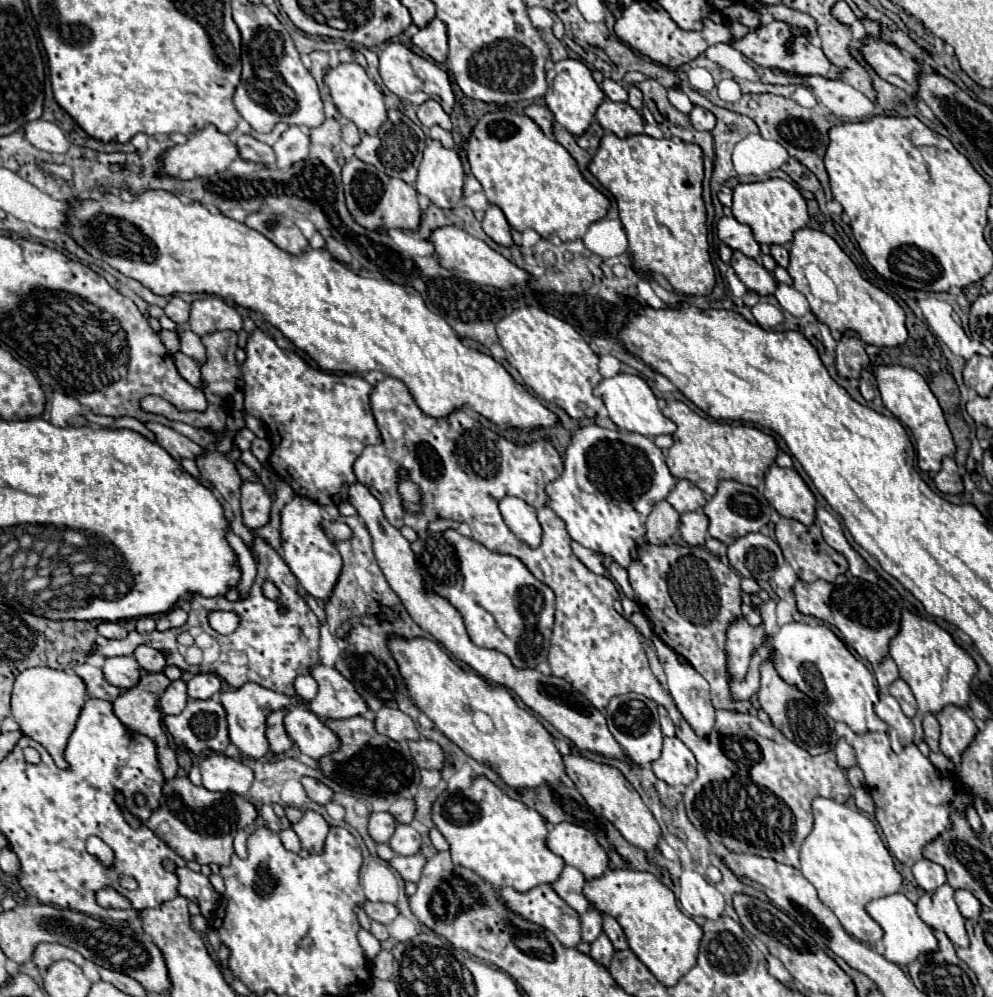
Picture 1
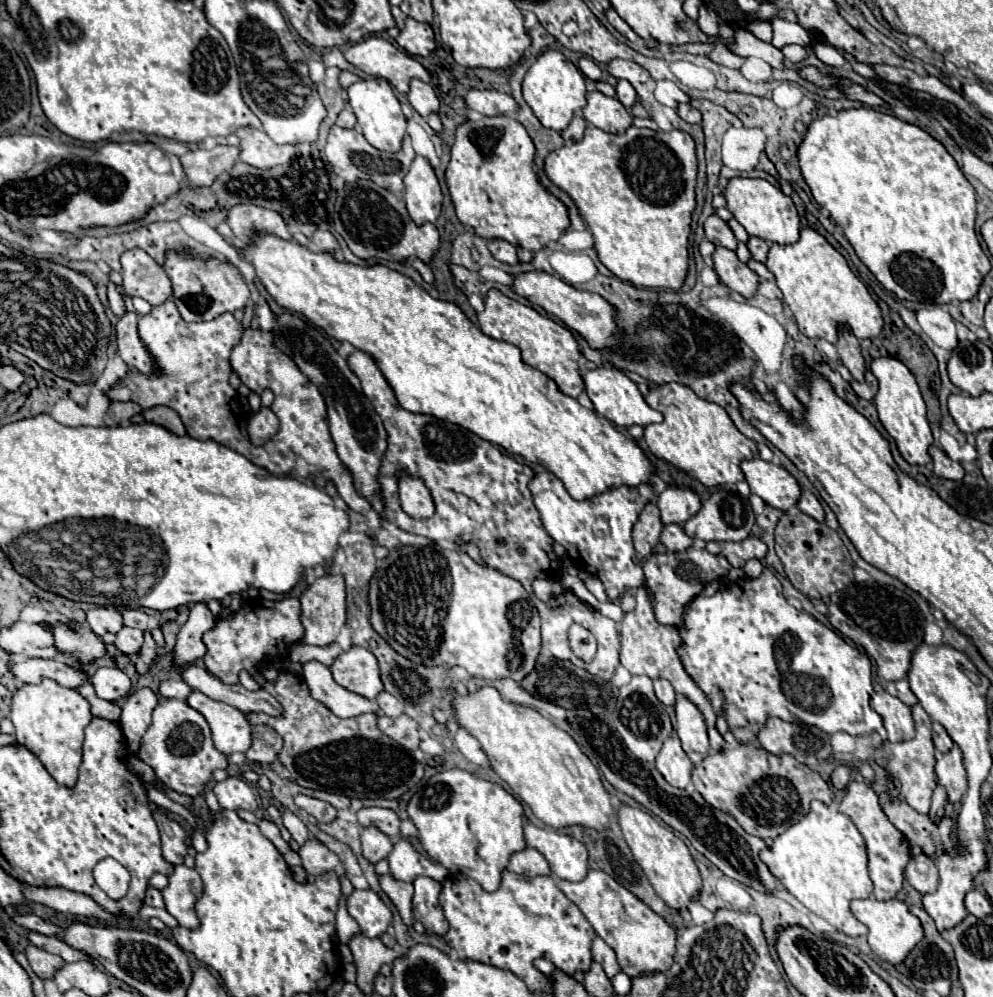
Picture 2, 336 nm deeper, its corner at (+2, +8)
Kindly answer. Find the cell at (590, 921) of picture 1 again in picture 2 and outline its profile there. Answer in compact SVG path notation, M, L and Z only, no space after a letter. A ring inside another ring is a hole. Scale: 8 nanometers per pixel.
M594 936L594 940L592 940L592 958L598 964L602 964L602 968L604 968L608 978L612 978L616 972L620 972L620 966L616 962L614 950L600 936Z

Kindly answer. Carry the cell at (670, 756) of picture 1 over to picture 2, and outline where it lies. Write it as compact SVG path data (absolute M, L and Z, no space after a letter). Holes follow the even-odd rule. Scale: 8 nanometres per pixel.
M670 736L664 742L660 754L656 756L656 768L666 778L668 784L672 784L676 788L686 788L688 786L692 762L686 756L686 752L682 750L680 738Z

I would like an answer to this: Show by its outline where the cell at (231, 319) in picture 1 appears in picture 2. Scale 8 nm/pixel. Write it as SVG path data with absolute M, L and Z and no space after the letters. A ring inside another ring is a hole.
M168 252L166 264L164 264L164 270L174 286L172 302L178 306L178 310L186 322L212 320L224 312L234 312L234 310L240 310L246 306L246 302L250 298L250 290L234 266L222 264L218 260L204 262L204 260L190 258L186 254L188 252L184 252L184 254Z

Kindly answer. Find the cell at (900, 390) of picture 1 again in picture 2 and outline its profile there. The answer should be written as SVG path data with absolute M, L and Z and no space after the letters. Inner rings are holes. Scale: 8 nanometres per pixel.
M876 358L872 360L870 368L880 384L878 394L874 396L878 418L884 424L884 428L890 432L890 436L896 440L902 458L918 466L930 464L932 458L928 454L928 448L932 444L932 432L930 432L930 422L926 416L926 404L914 374L896 358Z

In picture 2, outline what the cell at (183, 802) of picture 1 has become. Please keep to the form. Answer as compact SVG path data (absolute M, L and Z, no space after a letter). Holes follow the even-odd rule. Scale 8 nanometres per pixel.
M150 802L150 810L152 810L152 816L156 818L156 824L160 830L164 858L174 866L182 864L184 856L186 856L186 832L184 832L184 828L176 820L170 820L168 814L164 814L154 802Z

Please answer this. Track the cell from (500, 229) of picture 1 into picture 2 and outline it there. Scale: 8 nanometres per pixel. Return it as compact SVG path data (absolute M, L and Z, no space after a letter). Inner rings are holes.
M492 238L492 240L488 240L488 248L490 248L490 252L492 252L492 256L496 260L502 260L502 262L508 262L508 264L516 264L518 262L516 248L510 242Z

